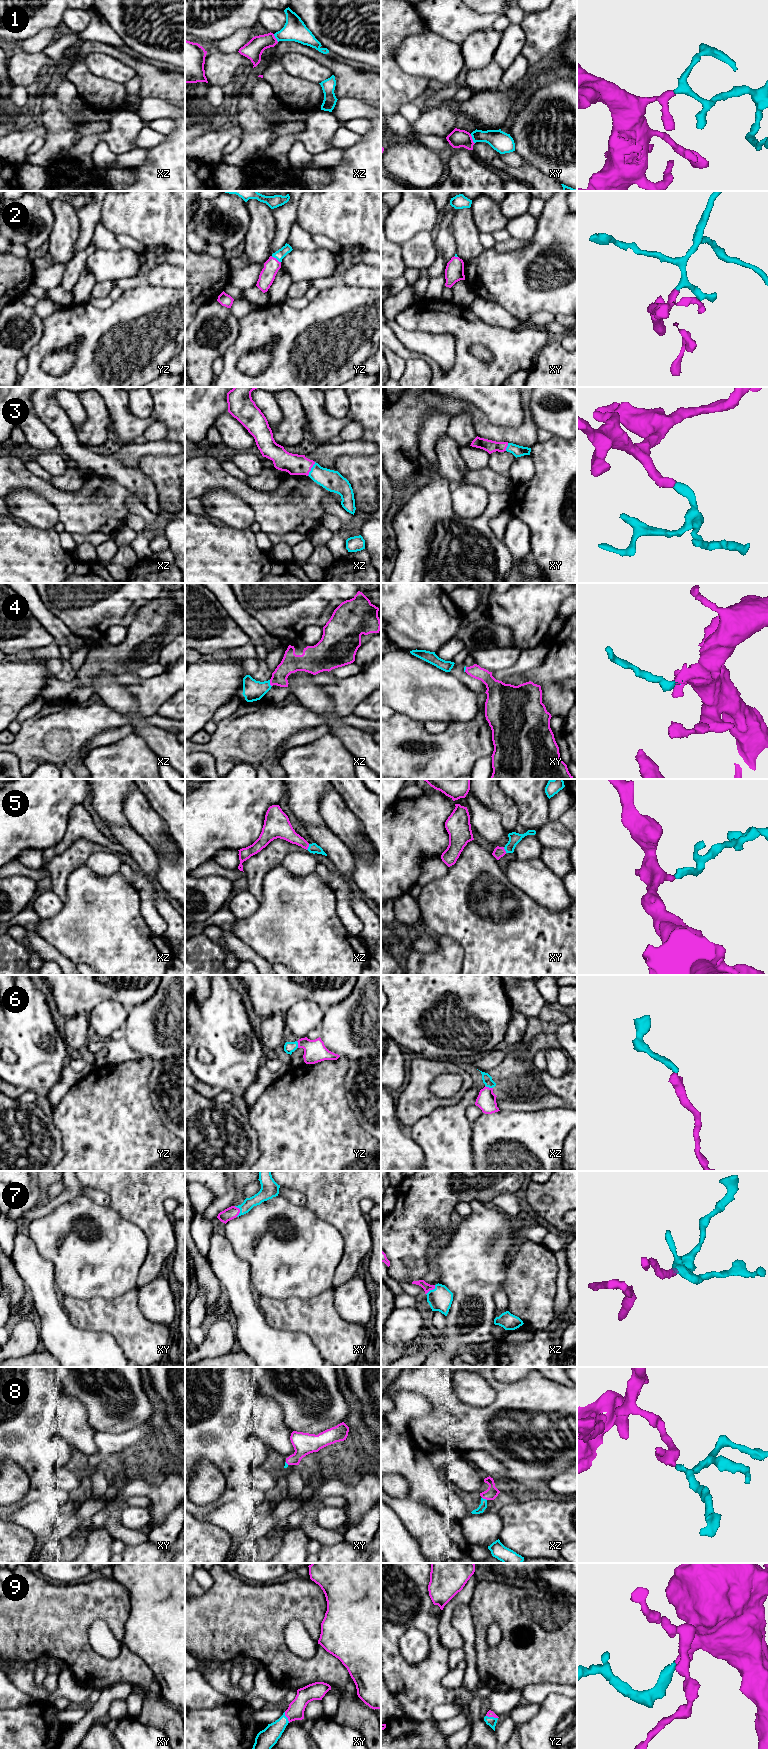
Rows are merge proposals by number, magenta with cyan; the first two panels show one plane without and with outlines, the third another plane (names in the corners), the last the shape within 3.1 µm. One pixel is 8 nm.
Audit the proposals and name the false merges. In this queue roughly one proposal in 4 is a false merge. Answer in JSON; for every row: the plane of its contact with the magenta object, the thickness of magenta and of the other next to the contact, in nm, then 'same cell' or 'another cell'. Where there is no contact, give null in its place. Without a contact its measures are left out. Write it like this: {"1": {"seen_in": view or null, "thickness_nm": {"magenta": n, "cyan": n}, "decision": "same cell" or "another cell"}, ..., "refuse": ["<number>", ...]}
{"1": {"seen_in": "xy", "thickness_nm": {"magenta": 150, "cyan": 160}, "decision": "another cell"}, "2": {"seen_in": "yz", "thickness_nm": {"magenta": 120, "cyan": 80}, "decision": "same cell"}, "3": {"seen_in": "xz", "thickness_nm": {"magenta": 170, "cyan": 170}, "decision": "same cell"}, "4": {"seen_in": "xz", "thickness_nm": {"magenta": 160, "cyan": 170}, "decision": "same cell"}, "5": {"seen_in": "xz", "thickness_nm": {"magenta": 150, "cyan": 80}, "decision": "same cell"}, "6": {"seen_in": "xz", "thickness_nm": {"magenta": 160, "cyan": 80}, "decision": "same cell"}, "7": {"seen_in": "xy", "thickness_nm": {"magenta": 100, "cyan": 110}, "decision": "same cell"}, "8": {"seen_in": "xz", "thickness_nm": {"magenta": 100, "cyan": 60}, "decision": "same cell"}, "9": {"seen_in": "xy", "thickness_nm": {"magenta": 140, "cyan": 160}, "decision": "same cell"}, "refuse": ["1"]}

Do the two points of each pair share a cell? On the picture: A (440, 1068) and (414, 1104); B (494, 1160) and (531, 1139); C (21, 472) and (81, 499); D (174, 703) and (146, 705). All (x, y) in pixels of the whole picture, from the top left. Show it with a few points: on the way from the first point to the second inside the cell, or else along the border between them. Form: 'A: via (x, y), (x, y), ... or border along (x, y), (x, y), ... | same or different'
A: via (430, 1075), (418, 1087), (417, 1094) | same
B: via (503, 1160), (510, 1160), (522, 1148) | same
C: via (36, 484), (59, 499), (66, 499) | same
D: border along (174, 693), (159, 707), (156, 713) | different

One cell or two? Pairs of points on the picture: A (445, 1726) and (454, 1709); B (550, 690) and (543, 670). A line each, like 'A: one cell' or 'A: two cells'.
A: two cells
B: two cells

